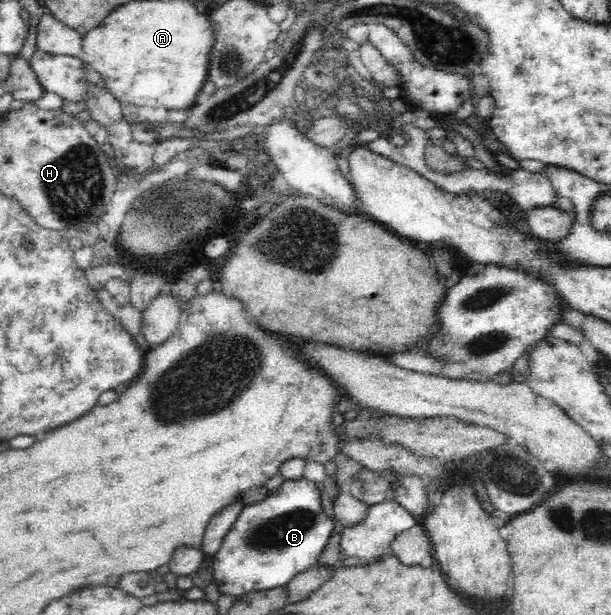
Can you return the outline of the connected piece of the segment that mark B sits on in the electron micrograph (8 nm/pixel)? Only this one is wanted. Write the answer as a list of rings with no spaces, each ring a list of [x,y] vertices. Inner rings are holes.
[[[306,479],[285,480],[278,491],[242,508],[226,533],[210,566],[221,594],[240,599],[245,593],[287,585],[308,567],[317,564],[320,553],[334,533],[334,519],[322,509],[320,485]]]

